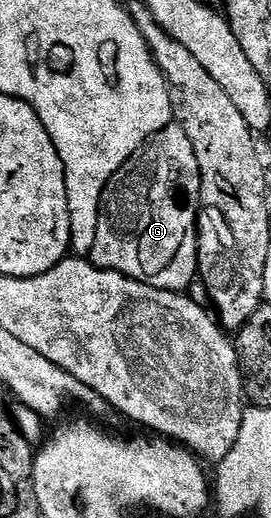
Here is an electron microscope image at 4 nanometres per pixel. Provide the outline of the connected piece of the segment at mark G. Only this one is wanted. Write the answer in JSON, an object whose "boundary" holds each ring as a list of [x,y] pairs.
{"boundary":[[[175,124],[162,128],[140,146],[114,172],[106,184],[98,212],[98,232],[94,235],[94,248],[90,260],[98,268],[125,274],[127,278],[150,284],[159,290],[184,292],[198,278],[198,236],[196,222],[200,219],[200,169],[194,144],[186,132]]]}

